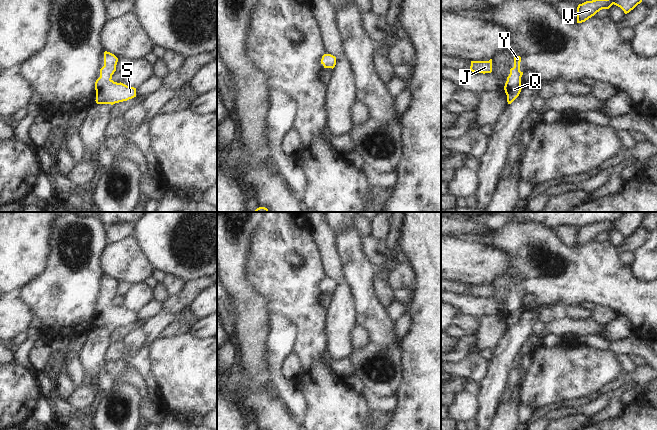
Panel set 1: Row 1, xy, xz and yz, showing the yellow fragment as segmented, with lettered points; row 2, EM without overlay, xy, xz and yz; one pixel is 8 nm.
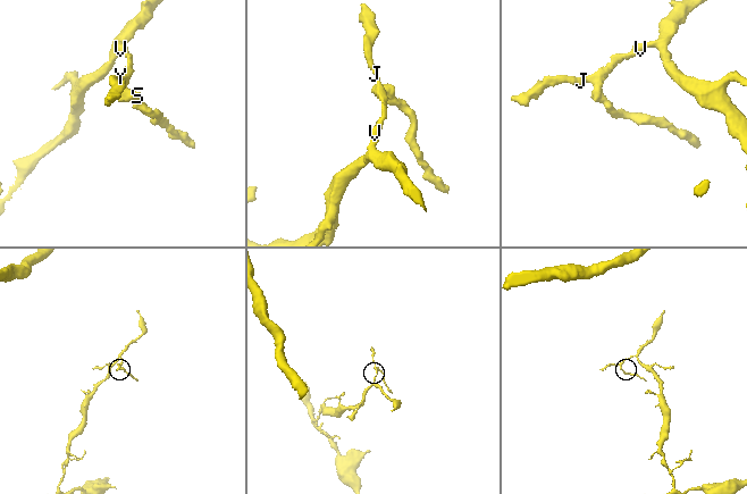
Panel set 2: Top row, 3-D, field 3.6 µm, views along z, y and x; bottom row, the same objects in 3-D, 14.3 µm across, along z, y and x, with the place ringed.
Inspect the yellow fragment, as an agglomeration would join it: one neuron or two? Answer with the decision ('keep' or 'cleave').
keep

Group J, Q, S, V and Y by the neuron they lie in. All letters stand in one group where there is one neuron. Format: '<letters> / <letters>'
J Q S V Y

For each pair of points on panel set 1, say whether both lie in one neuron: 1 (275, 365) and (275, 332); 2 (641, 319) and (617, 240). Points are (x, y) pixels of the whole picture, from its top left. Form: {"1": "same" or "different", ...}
{"1": "same", "2": "different"}

